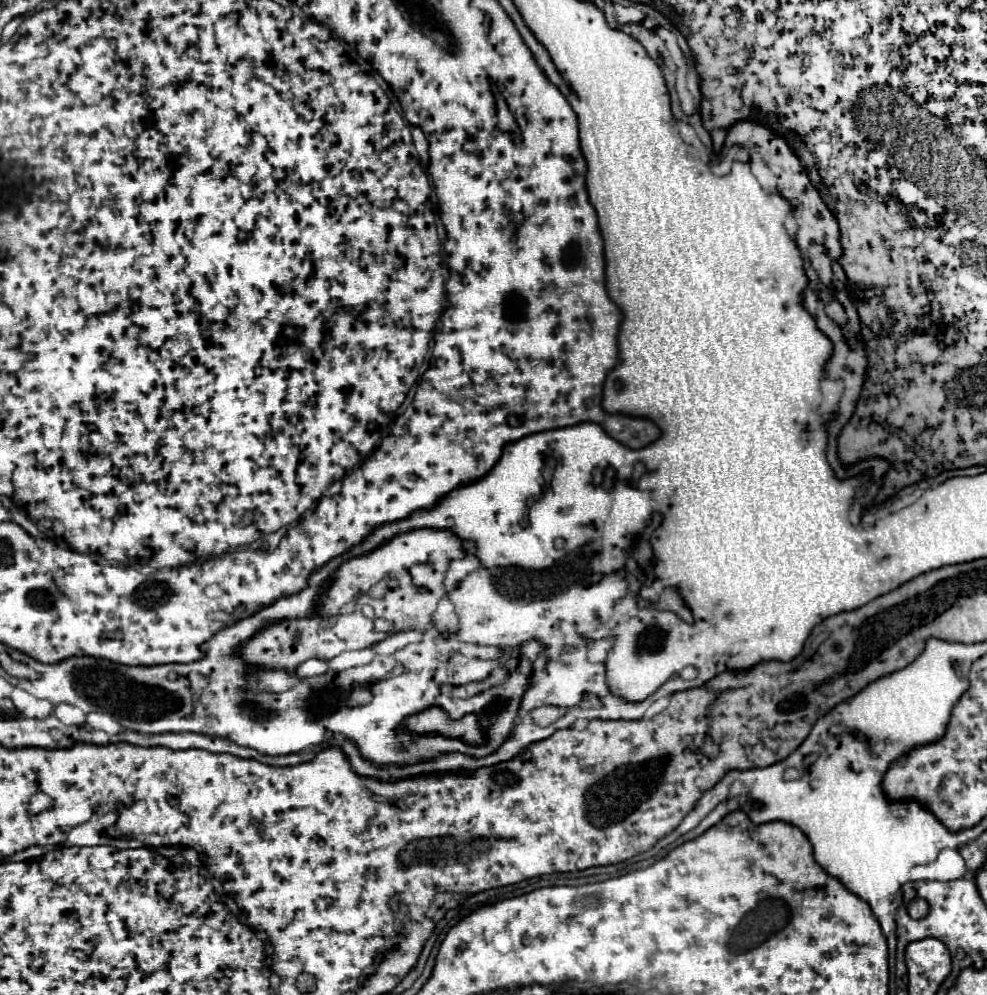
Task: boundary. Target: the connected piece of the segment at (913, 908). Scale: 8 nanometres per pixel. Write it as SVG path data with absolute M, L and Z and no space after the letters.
M915 898L909 902L907 910L909 910L909 916L913 916L913 918L925 918L929 912L929 904L923 898Z

